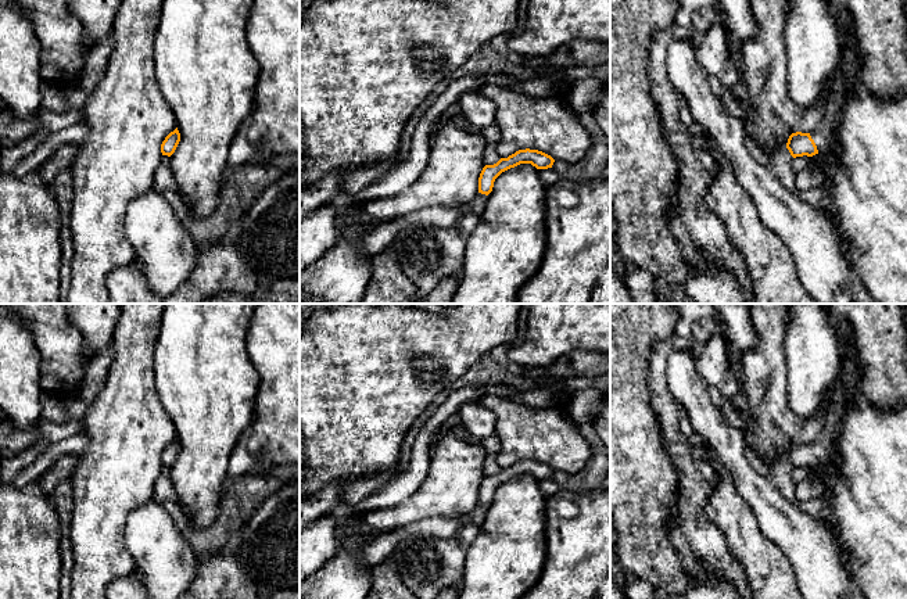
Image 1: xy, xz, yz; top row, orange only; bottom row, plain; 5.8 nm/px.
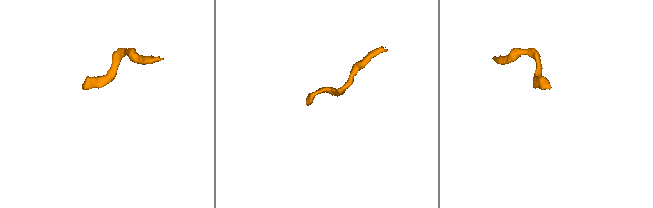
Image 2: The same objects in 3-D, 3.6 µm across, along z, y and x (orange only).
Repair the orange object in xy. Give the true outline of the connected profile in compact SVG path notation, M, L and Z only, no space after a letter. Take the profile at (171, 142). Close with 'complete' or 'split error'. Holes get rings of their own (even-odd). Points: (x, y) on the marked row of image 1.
M176 128L162 141L162 144L161 144L161 153L162 153L162 155L171 157L175 153L179 141L180 141L180 133L179 133L179 130Z; complete

